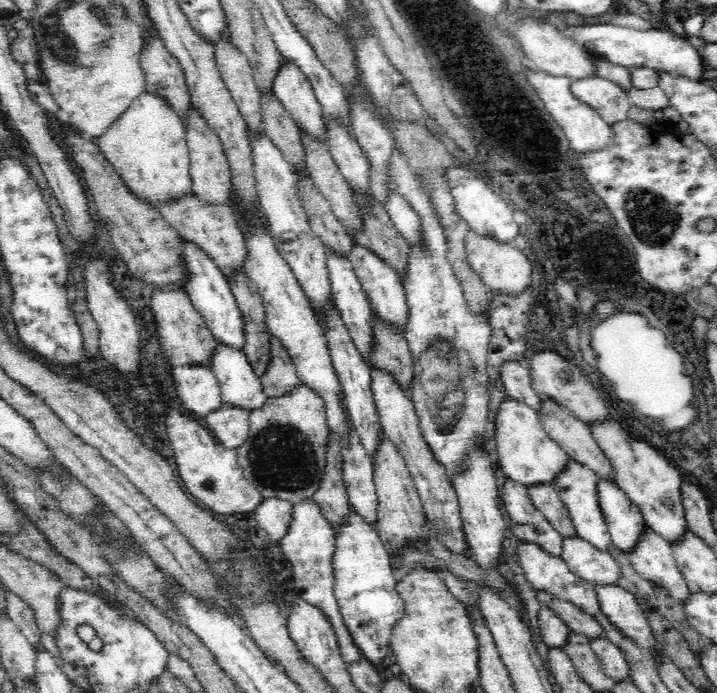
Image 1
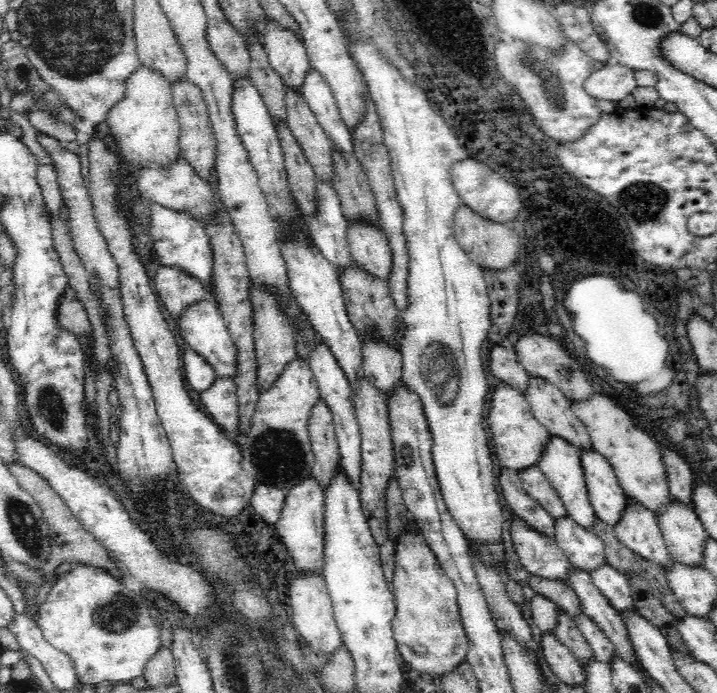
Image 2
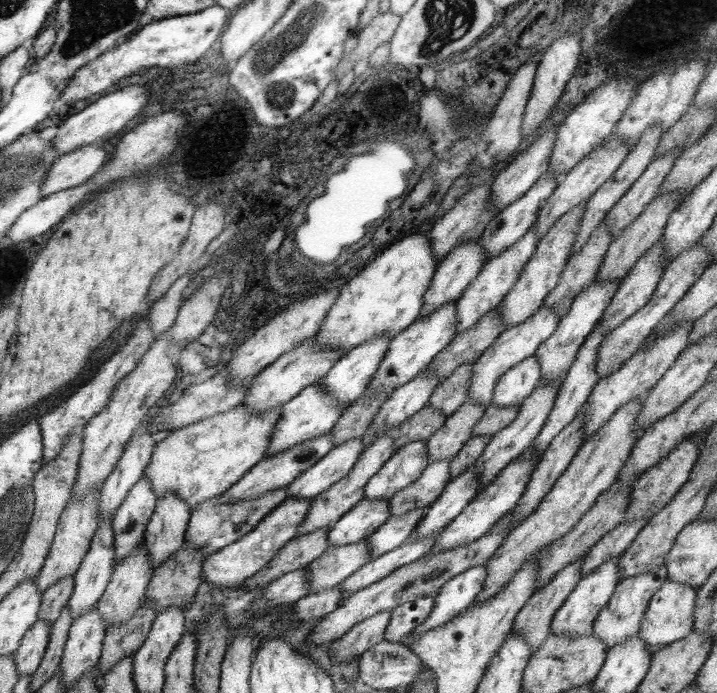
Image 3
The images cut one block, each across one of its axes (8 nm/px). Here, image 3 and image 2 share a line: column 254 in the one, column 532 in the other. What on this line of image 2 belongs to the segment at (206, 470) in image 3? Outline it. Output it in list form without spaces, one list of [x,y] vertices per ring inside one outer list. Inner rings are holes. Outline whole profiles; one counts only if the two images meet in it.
[[[500,381],[491,396],[488,426],[494,435],[492,437],[494,453],[500,461],[501,467],[514,470],[516,473],[532,469],[545,454],[551,433],[534,417],[525,396],[516,389],[512,389],[506,382]]]

